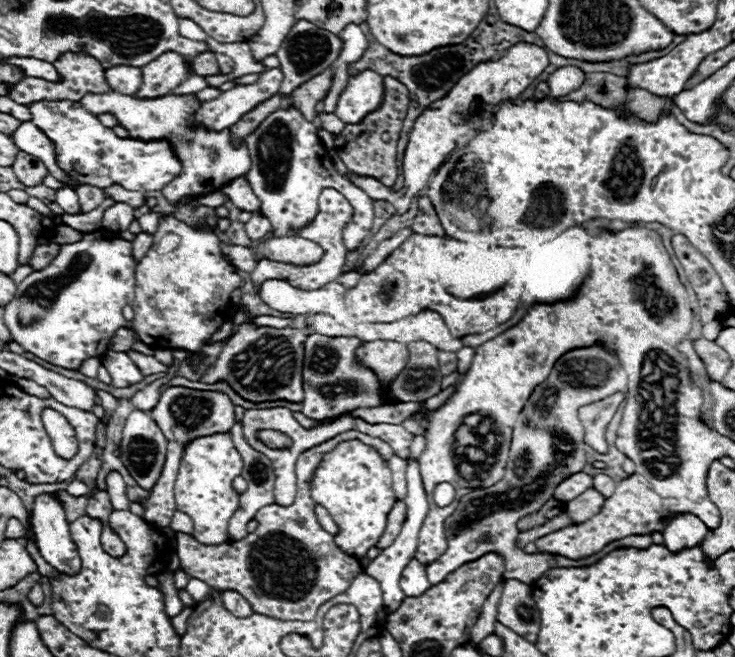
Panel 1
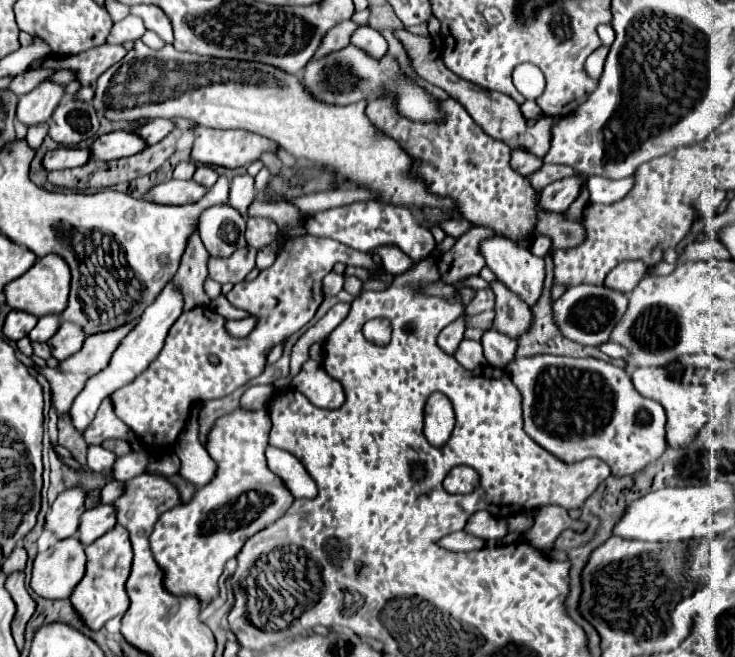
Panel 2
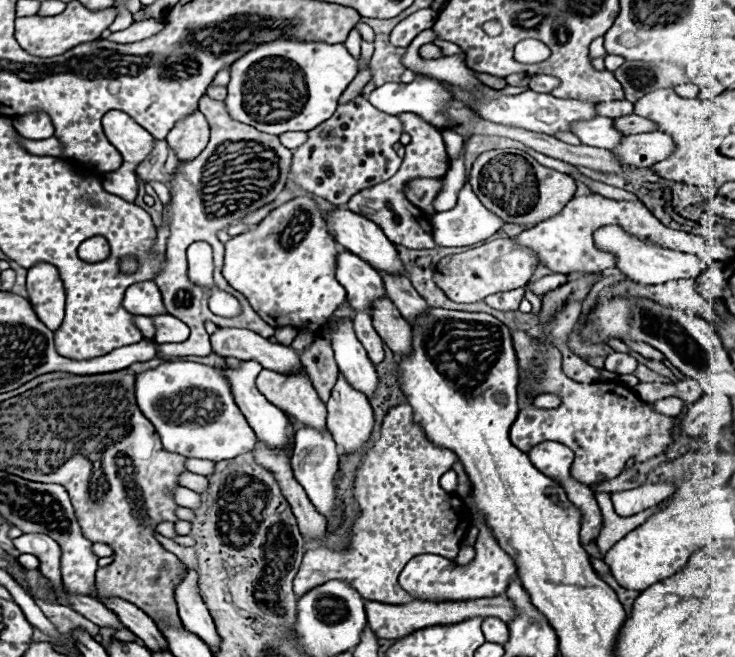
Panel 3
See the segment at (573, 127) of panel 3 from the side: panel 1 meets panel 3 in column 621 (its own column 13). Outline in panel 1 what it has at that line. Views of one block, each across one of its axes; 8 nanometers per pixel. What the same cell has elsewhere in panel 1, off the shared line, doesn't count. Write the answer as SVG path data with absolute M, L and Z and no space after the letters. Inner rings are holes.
M22 122L18 126L18 130L12 134L12 140L16 142L16 146L22 152L40 158L46 164L46 168L54 174L54 178L58 178L60 182L68 180L68 176L56 166L56 156L54 156L52 142L46 138L46 134L38 126L34 126L32 122Z

